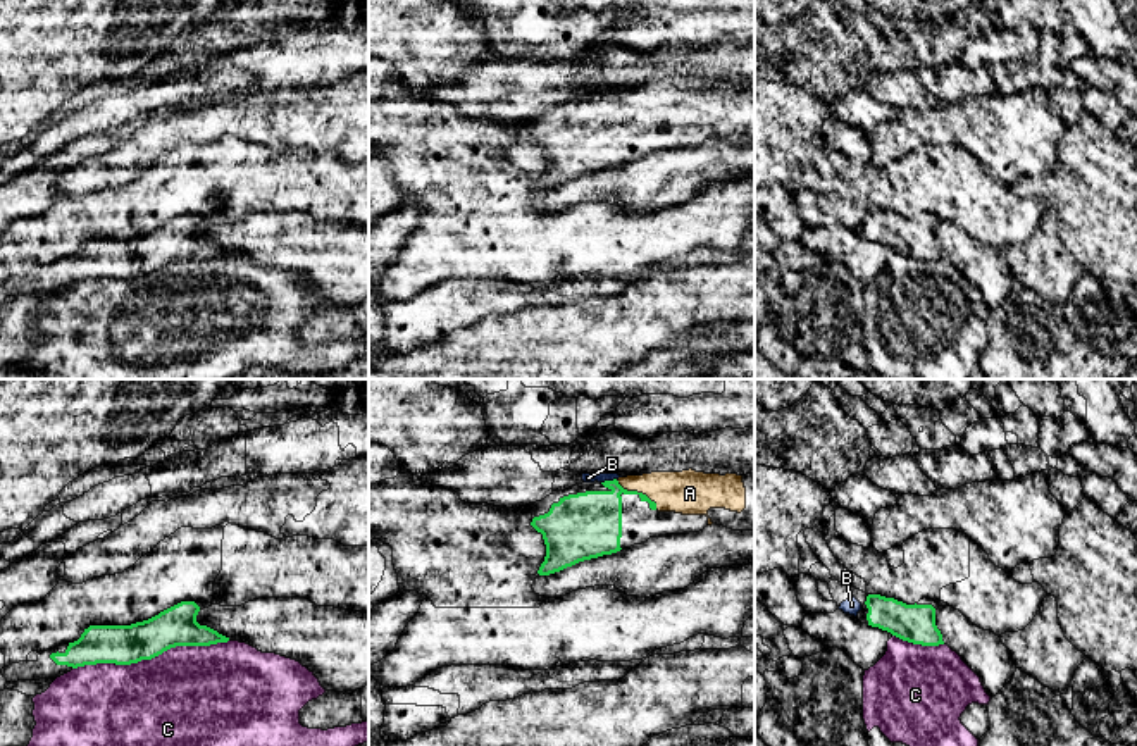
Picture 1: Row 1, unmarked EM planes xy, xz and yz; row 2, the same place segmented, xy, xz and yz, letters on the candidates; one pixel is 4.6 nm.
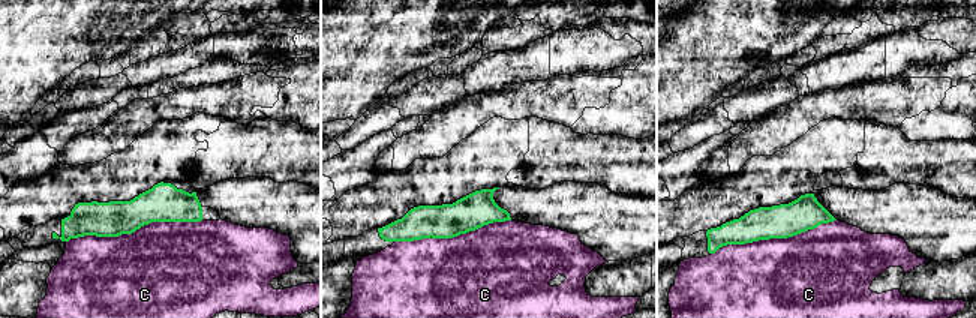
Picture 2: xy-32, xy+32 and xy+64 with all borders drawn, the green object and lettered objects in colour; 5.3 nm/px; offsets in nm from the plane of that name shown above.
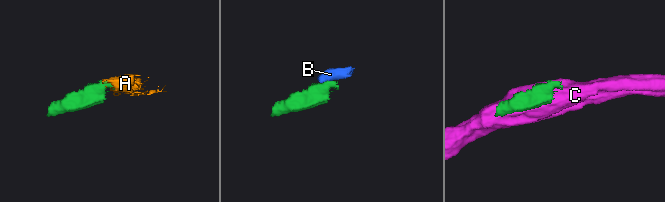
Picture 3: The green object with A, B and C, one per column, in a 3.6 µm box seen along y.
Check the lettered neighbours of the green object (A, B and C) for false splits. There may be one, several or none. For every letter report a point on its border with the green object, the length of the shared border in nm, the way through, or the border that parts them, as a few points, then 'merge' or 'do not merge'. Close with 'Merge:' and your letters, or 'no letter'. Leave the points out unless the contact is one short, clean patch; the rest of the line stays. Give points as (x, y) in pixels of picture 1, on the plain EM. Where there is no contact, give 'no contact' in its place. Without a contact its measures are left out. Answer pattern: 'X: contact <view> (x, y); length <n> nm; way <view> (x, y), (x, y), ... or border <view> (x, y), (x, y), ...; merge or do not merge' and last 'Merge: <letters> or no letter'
A: contact xz (636, 105); length 240 nm; way xz (591, 135), (621, 104), (636, 105), (689, 107); merge
B: contact xz (608, 95); length 80 nm; border xz (615, 92), (602, 97); do not merge
C: contact xy (150, 273); length 750 nm; do not merge
Merge: A

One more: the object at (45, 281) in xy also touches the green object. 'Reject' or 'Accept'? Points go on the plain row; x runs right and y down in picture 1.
Accept

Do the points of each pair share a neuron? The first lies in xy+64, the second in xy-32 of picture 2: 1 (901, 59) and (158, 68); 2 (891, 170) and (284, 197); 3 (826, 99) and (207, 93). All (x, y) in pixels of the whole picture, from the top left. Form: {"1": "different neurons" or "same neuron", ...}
{"1": "same neuron", "2": "different neurons", "3": "same neuron"}

